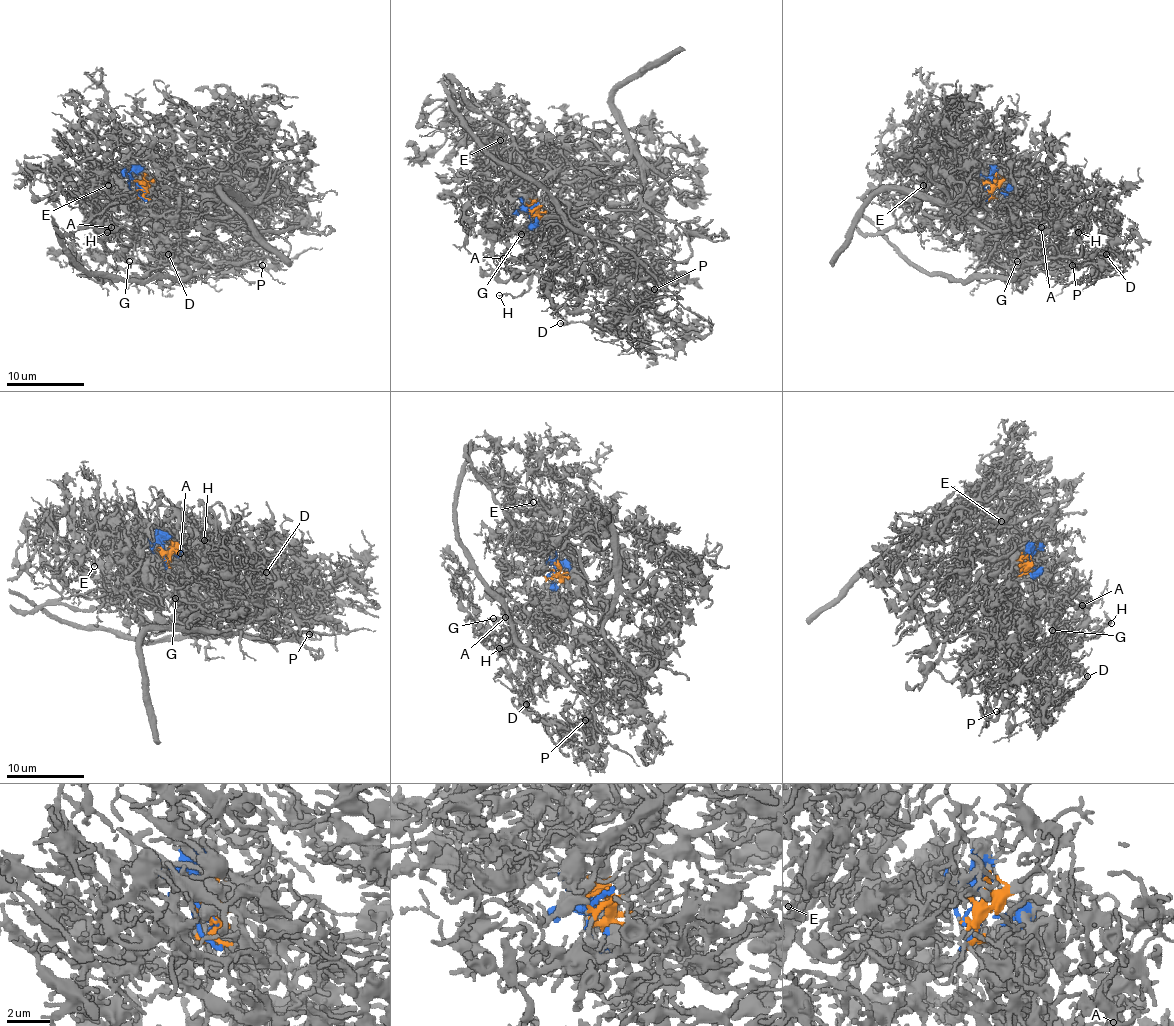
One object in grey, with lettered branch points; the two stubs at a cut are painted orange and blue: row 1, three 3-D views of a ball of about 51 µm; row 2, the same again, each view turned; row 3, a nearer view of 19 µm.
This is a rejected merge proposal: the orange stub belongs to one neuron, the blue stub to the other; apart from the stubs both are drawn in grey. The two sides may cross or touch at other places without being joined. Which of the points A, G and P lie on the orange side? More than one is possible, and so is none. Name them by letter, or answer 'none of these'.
A, G, P

